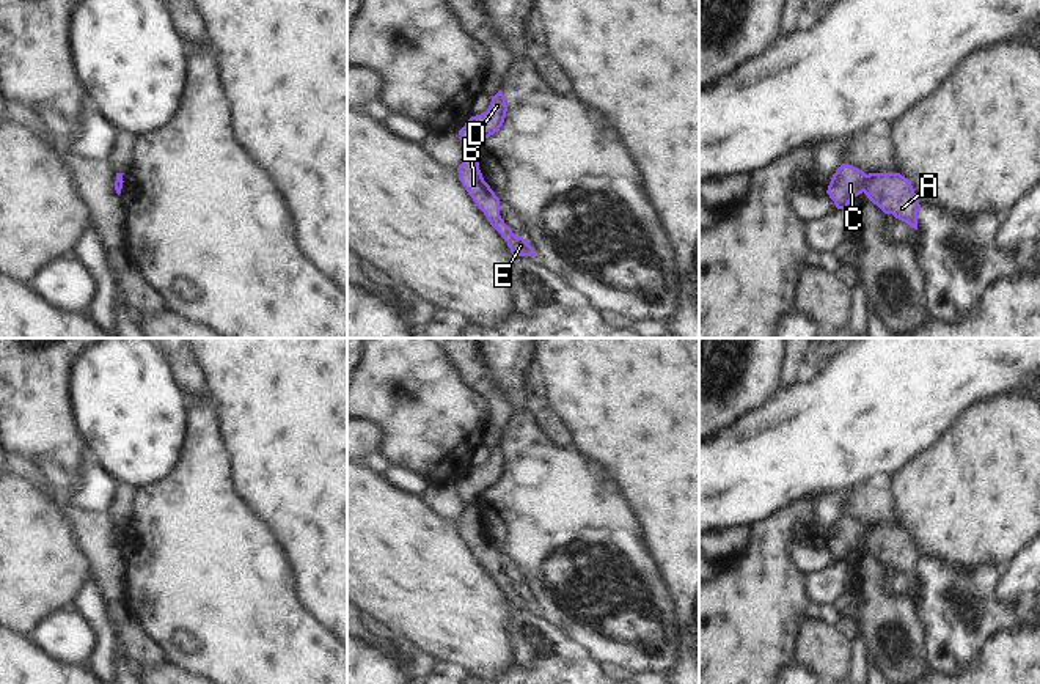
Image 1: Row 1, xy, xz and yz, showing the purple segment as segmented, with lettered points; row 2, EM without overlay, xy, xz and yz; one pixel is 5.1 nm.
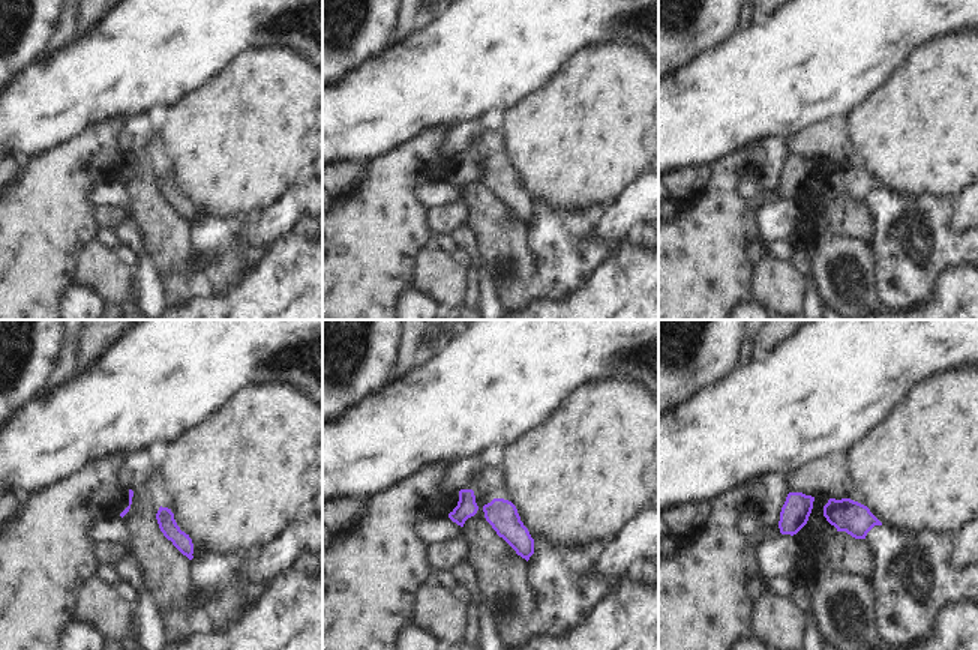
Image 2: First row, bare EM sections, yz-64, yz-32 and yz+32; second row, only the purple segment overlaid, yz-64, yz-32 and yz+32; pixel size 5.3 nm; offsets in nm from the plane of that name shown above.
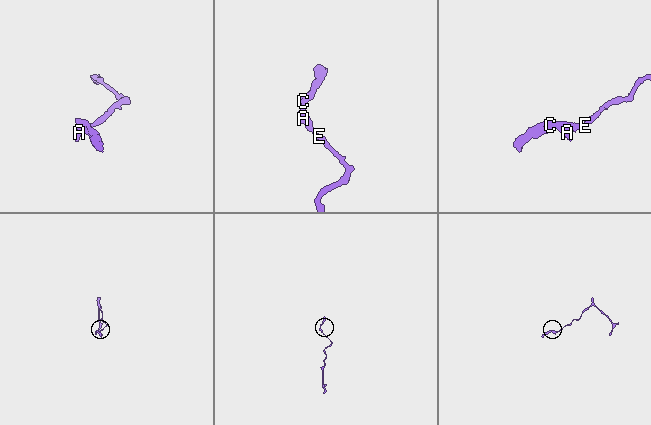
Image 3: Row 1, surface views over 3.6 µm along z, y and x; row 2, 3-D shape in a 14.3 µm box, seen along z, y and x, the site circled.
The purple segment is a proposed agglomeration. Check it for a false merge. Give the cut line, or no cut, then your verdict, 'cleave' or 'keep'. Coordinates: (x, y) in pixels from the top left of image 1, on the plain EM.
cut yz (867, 527), (863, 543); cleave

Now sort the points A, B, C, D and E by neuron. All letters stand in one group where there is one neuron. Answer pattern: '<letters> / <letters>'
A B E / C D

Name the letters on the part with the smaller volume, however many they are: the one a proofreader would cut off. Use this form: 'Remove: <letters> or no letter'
Remove: C, D

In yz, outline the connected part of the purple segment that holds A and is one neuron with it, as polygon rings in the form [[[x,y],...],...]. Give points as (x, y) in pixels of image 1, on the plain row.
[[[869,525],[864,546],[884,566],[892,566],[917,582],[921,557],[910,531],[900,525]]]

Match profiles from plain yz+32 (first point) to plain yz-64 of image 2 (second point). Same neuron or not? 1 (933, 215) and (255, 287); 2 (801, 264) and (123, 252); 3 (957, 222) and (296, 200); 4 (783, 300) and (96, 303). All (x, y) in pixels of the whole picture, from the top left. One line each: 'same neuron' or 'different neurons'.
1: different neurons
2: same neuron
3: same neuron
4: different neurons

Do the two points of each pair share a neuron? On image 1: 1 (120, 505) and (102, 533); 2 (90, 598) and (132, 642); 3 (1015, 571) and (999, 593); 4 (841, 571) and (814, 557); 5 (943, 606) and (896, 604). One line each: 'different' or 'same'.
1: different
2: different
3: same
4: different
5: different

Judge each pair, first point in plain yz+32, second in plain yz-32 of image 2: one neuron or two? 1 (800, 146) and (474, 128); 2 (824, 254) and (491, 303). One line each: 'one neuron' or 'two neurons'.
1: two neurons
2: two neurons

